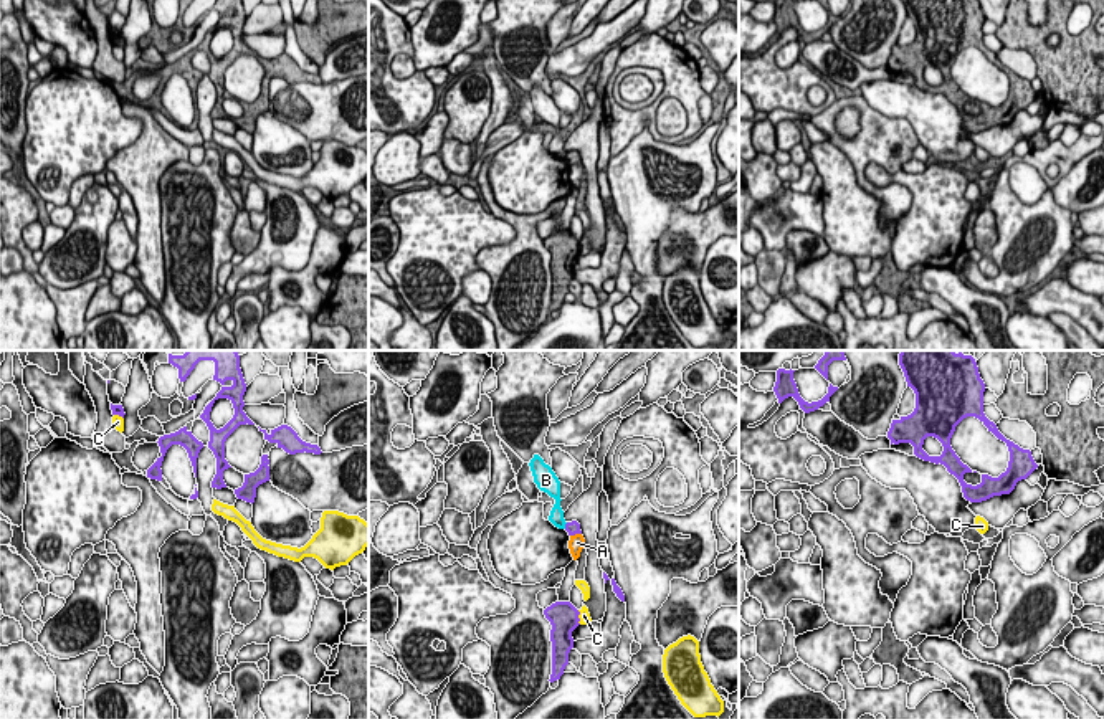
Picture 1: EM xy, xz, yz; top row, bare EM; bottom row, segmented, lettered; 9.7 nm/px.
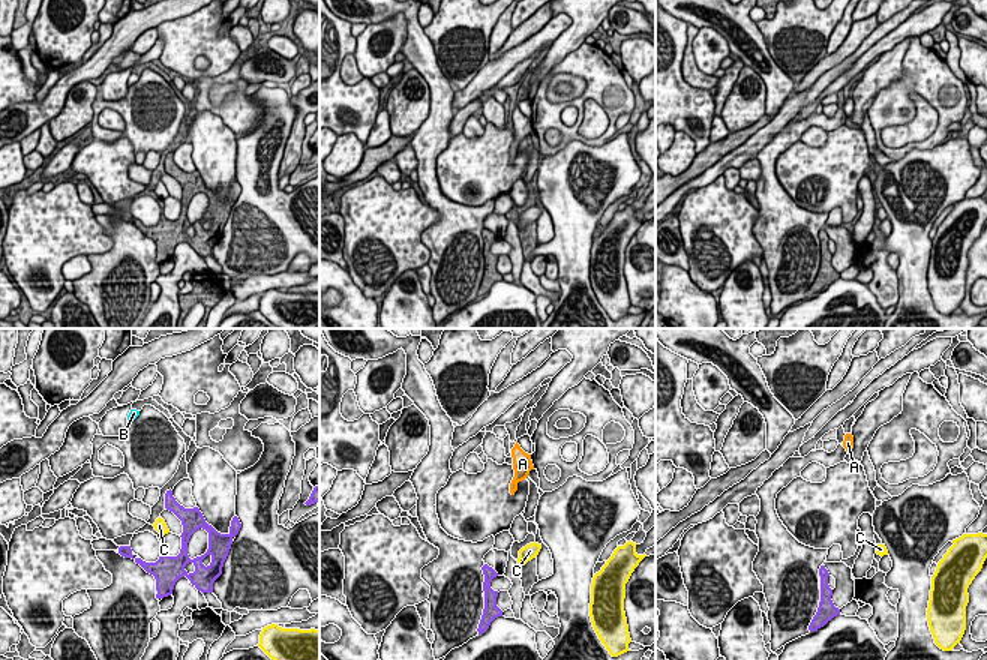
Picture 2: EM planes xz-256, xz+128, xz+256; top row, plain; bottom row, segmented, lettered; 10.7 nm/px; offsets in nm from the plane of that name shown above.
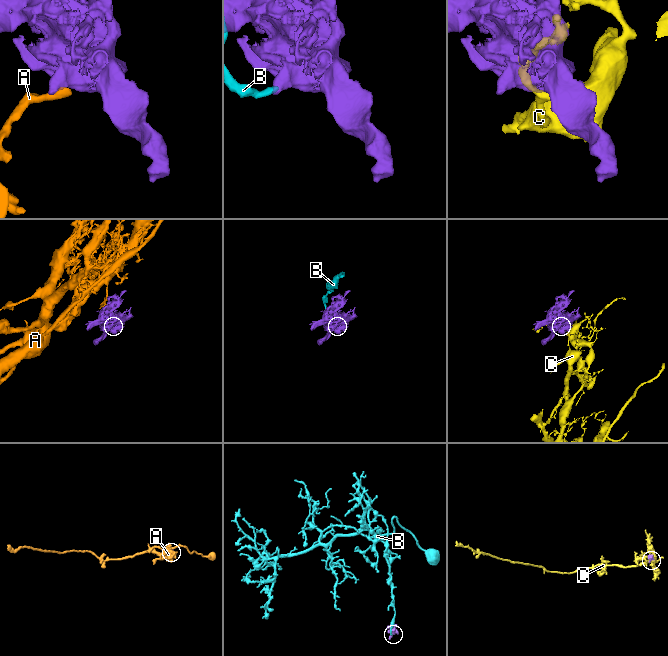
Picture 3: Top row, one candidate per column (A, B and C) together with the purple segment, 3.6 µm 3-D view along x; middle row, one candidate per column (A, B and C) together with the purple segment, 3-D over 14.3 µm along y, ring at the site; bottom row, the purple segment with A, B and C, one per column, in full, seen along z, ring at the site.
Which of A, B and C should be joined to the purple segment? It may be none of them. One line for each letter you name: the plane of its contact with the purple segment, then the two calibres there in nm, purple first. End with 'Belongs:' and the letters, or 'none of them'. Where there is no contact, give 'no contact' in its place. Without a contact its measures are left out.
Belongs: none of them

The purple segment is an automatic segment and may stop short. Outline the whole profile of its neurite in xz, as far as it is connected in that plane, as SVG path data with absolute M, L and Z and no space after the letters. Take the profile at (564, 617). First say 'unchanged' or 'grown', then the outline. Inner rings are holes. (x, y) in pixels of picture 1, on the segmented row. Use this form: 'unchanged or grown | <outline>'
unchanged | M555 602L544 610L544 615L552 625L552 674L549 681L554 683L560 679L569 664L569 653L573 648L572 631L580 625L580 612L570 602Z

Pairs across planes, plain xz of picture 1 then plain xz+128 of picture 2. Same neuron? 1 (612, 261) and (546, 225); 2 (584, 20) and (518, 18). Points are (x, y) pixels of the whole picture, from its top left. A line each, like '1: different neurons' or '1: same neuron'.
1: same neuron
2: same neuron

